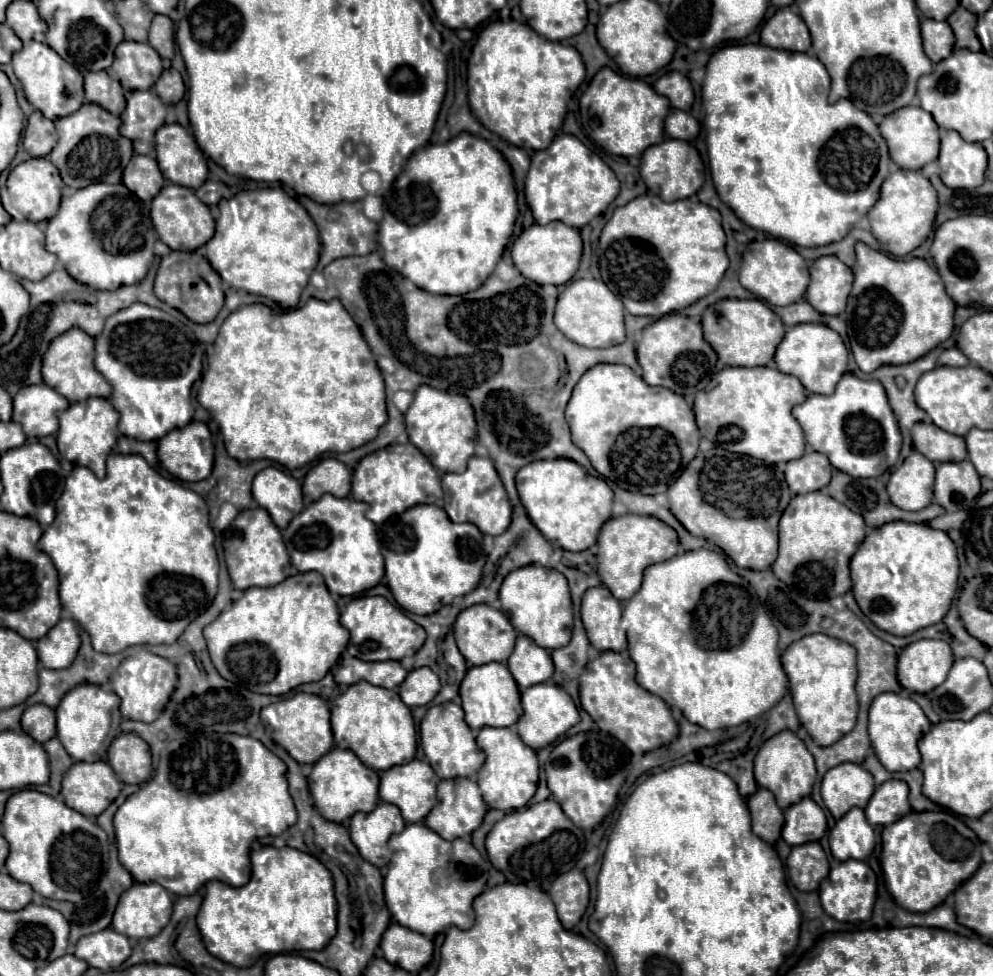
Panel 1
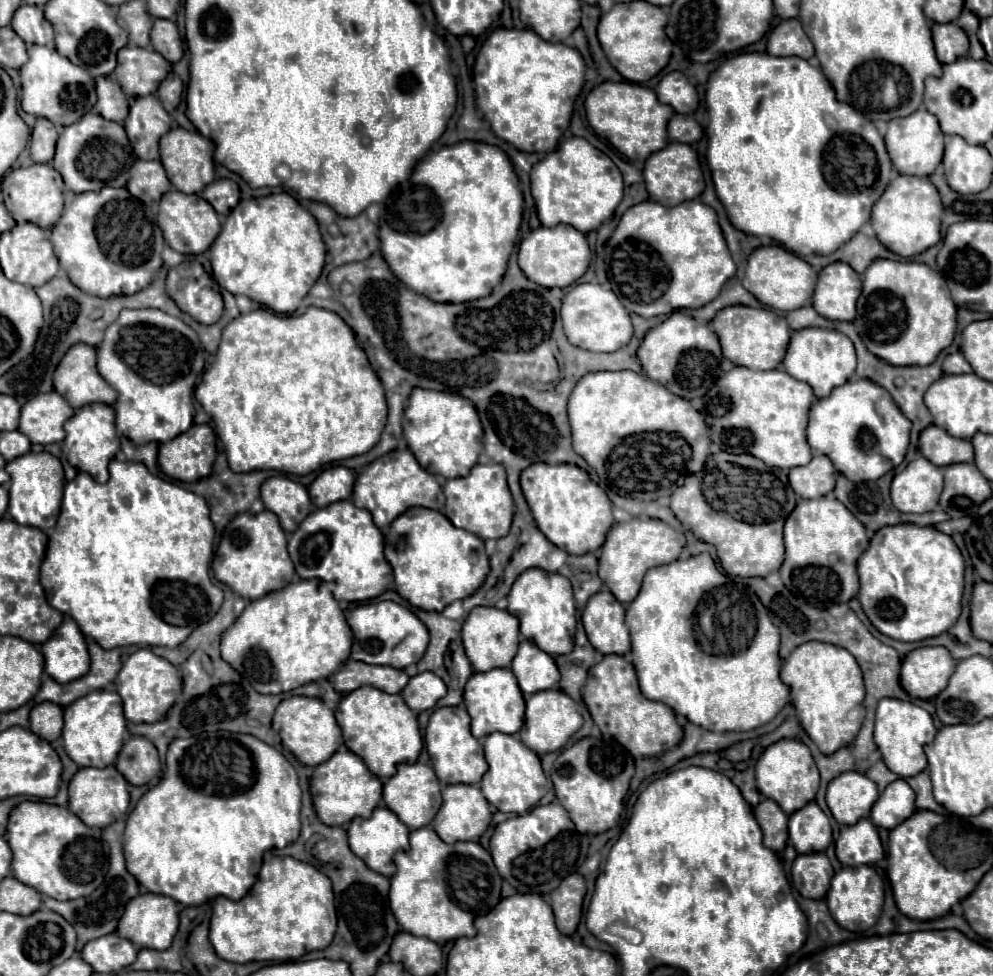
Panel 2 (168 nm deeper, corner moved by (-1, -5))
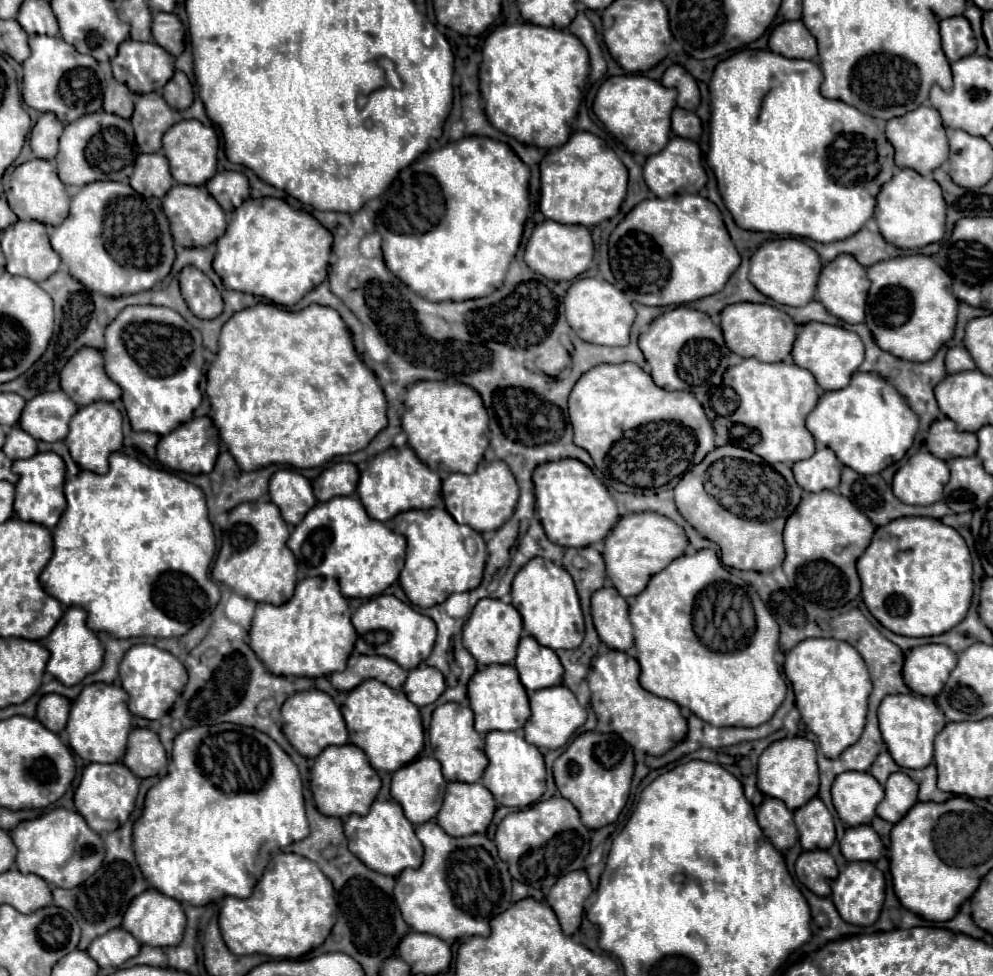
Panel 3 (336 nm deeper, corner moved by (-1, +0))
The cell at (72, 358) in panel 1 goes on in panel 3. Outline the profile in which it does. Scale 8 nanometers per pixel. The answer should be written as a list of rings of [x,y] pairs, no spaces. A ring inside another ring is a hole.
[[[82,347],[60,373],[62,391],[78,405],[94,401],[118,401],[122,389],[104,371],[104,359],[98,349]]]

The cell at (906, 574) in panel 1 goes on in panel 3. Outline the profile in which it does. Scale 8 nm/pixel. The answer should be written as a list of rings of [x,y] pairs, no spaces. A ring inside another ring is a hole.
[[[900,517],[890,525],[878,527],[872,543],[858,559],[858,575],[862,579],[862,599],[868,611],[890,631],[906,637],[932,637],[956,627],[968,613],[972,601],[972,559],[962,535],[930,517]]]

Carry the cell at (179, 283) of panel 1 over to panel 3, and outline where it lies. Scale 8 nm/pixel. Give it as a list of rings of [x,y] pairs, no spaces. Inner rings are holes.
[[[184,267],[178,275],[182,297],[200,319],[214,319],[222,313],[222,295],[216,285],[196,267]]]

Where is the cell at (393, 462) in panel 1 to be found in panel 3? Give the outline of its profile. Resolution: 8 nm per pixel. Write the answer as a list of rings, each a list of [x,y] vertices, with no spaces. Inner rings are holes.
[[[408,445],[406,447],[390,447],[382,453],[378,453],[372,459],[370,467],[366,471],[362,471],[356,493],[362,501],[362,505],[366,507],[366,511],[370,513],[370,517],[374,517],[382,523],[390,521],[394,515],[398,515],[402,511],[442,507],[438,473],[430,471]]]

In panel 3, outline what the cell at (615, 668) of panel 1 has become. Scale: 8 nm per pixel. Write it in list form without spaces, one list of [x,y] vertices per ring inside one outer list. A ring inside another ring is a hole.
[[[610,649],[608,653],[594,657],[590,673],[586,677],[592,691],[592,709],[598,721],[610,725],[610,729],[618,733],[628,745],[658,757],[670,751],[686,737],[688,723],[674,701],[656,697],[646,689],[642,689],[642,685],[638,683],[638,675],[640,675],[638,661],[626,655],[624,651]]]

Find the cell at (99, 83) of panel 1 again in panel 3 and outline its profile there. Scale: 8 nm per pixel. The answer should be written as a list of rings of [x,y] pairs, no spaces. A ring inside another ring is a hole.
[[[110,79],[108,89],[104,93],[104,111],[114,113],[118,117],[130,119],[132,111],[134,111],[134,101],[130,95],[130,89],[122,83],[118,83],[116,79]]]

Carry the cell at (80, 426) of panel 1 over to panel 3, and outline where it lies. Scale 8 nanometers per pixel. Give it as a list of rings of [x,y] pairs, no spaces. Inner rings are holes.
[[[98,401],[86,407],[80,407],[78,413],[70,419],[70,433],[64,439],[64,443],[68,445],[72,459],[80,469],[86,469],[98,475],[108,473],[110,453],[122,449],[122,413],[108,401]]]

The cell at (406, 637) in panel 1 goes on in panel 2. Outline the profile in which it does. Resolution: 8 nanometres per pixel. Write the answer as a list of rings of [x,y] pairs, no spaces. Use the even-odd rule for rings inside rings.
[[[370,602],[370,604],[360,604],[350,612],[348,626],[352,628],[354,634],[354,644],[352,644],[352,658],[366,662],[366,664],[386,664],[394,668],[406,668],[408,664],[416,664],[426,648],[428,648],[428,630],[426,626],[412,614],[408,608],[396,604],[396,602]]]

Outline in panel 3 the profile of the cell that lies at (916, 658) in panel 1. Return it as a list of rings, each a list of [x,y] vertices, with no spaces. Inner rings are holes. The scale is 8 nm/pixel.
[[[920,645],[906,653],[904,683],[918,695],[936,697],[956,665],[956,653],[946,645]]]

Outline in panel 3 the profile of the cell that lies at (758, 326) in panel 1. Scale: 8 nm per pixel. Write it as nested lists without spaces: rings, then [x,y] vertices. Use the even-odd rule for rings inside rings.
[[[734,303],[728,305],[720,317],[722,317],[722,333],[726,337],[728,349],[742,357],[754,357],[766,363],[778,363],[788,359],[788,355],[792,353],[792,345],[796,339],[796,325],[786,313],[770,305]]]

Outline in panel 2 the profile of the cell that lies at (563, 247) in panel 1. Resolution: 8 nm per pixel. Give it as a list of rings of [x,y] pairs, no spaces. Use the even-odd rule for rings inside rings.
[[[558,224],[554,228],[538,228],[530,232],[528,238],[524,238],[518,246],[518,266],[530,278],[532,282],[538,282],[546,288],[566,288],[574,284],[588,268],[590,264],[590,248],[586,242],[586,236],[572,226]]]

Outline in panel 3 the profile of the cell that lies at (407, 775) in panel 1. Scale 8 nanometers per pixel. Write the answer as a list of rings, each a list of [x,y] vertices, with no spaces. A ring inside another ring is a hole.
[[[418,757],[410,765],[404,765],[392,775],[392,797],[402,805],[406,817],[414,825],[422,825],[436,817],[438,809],[442,807],[442,795],[444,795],[446,779],[442,777],[442,765],[438,765],[438,759],[434,757]]]

